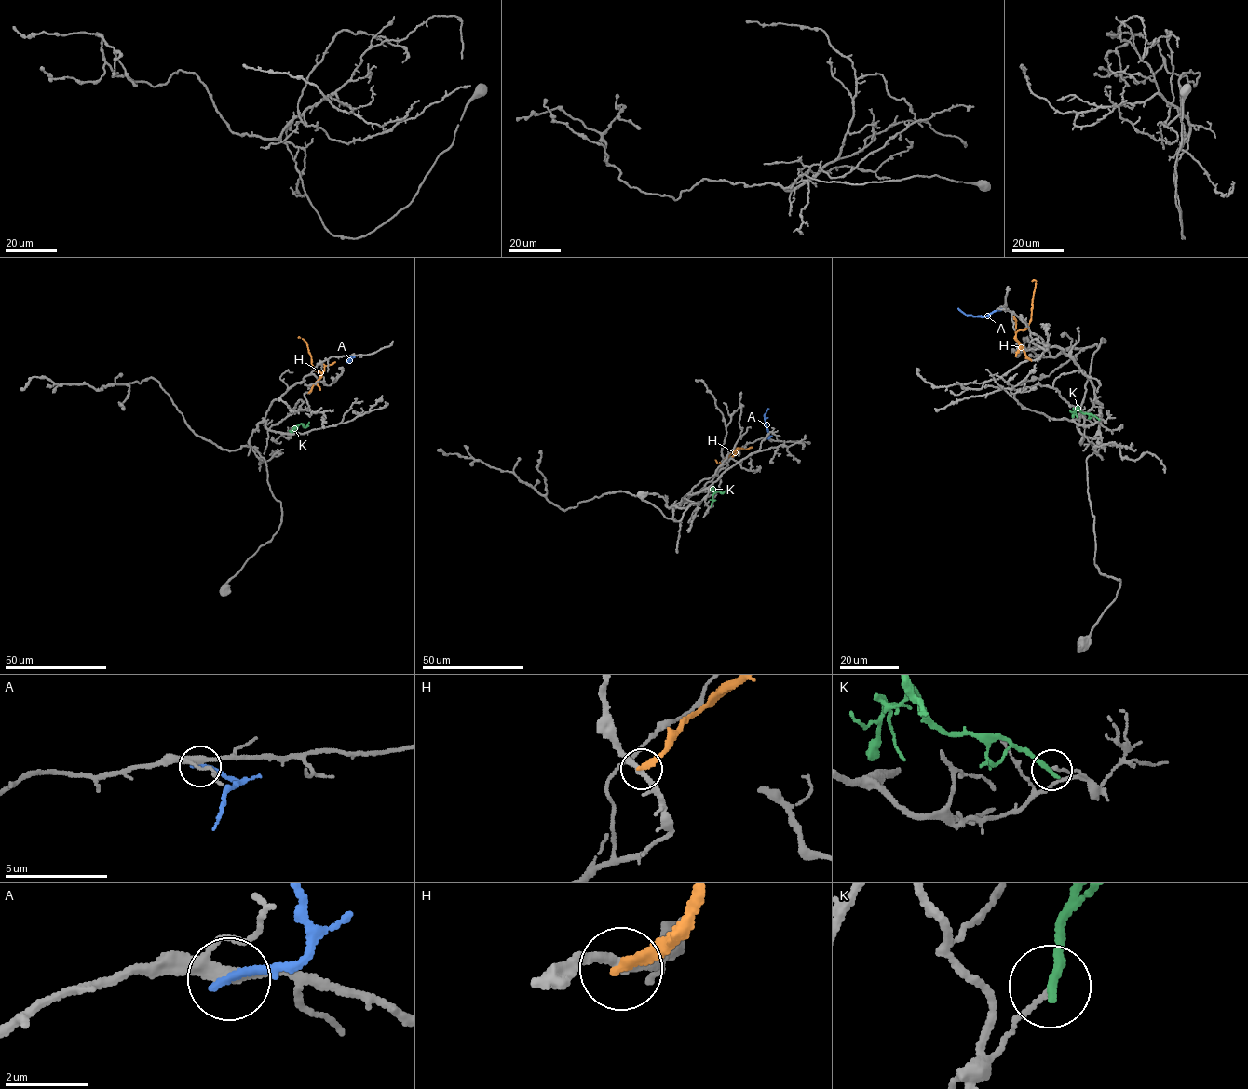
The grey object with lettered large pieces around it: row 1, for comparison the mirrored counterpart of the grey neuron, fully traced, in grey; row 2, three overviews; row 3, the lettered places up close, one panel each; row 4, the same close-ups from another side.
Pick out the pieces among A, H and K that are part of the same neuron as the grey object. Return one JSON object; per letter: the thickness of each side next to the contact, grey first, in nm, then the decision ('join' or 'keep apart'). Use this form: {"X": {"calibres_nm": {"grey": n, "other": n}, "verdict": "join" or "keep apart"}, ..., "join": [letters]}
{"A": {"calibres_nm": {"grey": 240, "other": 200}, "verdict": "keep apart"}, "H": {"calibres_nm": {"grey": 240, "other": 260}, "verdict": "keep apart"}, "K": {"calibres_nm": {"grey": 130, "other": 240}, "verdict": "keep apart"}, "join": []}

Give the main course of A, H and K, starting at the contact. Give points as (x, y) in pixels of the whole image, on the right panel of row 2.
A: (1002, 308), (982, 316), (966, 315), (957, 308)
H: (1031, 360), (1016, 340), (1016, 333), (1025, 329), (1031, 318), (1036, 281), (1031, 280)
K: (1098, 418), (1083, 413), (1077, 402)

